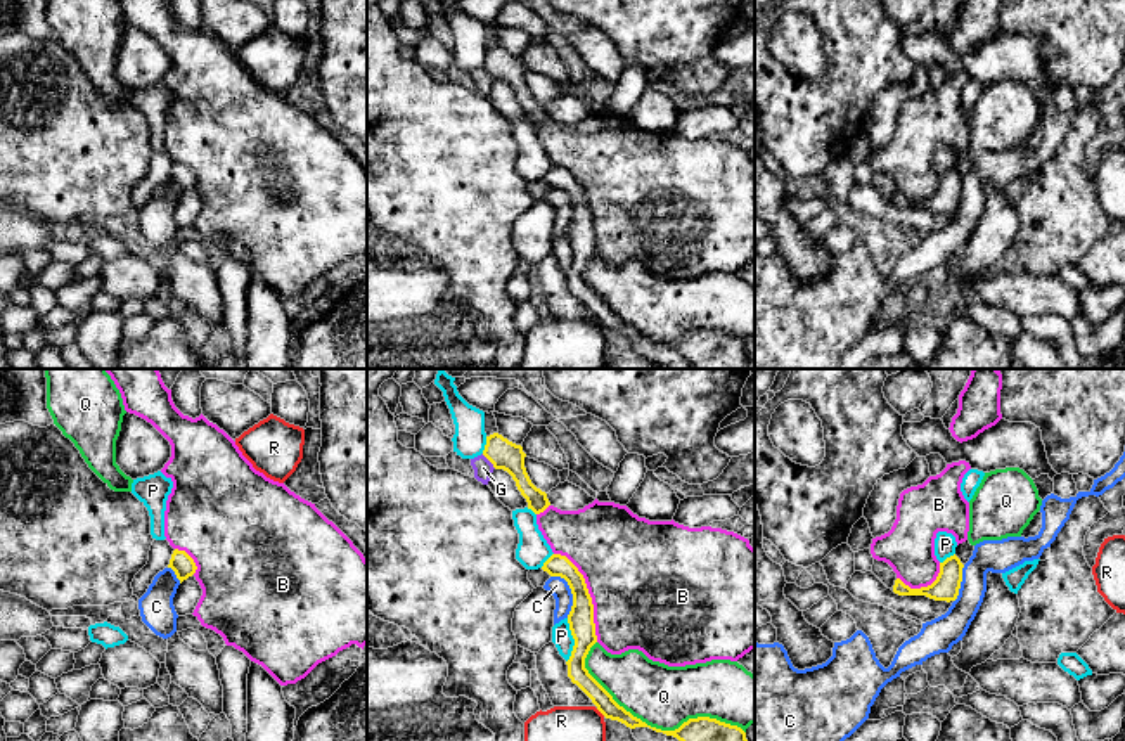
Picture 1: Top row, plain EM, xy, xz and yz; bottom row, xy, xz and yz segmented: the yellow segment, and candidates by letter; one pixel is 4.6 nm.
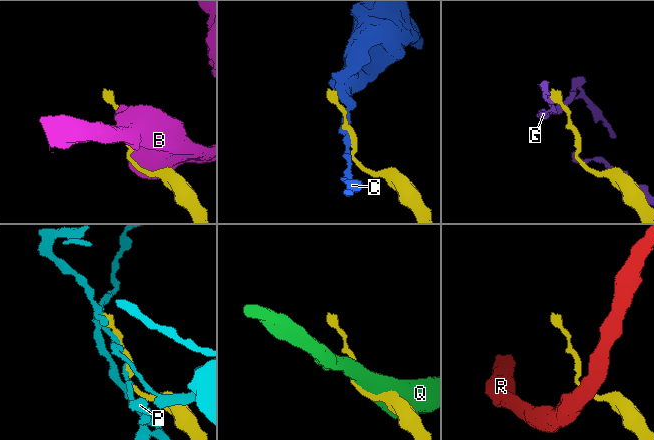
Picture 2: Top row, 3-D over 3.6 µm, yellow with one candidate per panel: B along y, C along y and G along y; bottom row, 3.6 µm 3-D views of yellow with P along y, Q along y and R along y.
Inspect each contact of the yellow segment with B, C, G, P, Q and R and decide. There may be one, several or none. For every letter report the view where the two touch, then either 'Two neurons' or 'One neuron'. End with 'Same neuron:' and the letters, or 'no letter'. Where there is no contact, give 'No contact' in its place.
B: Touches yellow in xz. Two neurons
C: Touches yellow in xz. Two neurons
G: Touches yellow in xz. Two neurons
P: Touches yellow in xz. Two neurons
Q: Touches yellow in xz. Two neurons
R: Touches yellow in xz. Two neurons
Same neuron: no letter

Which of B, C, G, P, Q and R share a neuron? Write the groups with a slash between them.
B / C / G / P / Q / R

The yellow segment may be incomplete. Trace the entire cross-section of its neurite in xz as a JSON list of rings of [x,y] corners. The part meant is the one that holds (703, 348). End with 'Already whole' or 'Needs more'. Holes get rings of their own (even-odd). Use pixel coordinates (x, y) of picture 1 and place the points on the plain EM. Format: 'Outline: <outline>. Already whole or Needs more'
Outline: [[[552,166],[543,175],[542,182],[547,184],[550,189],[564,190],[568,194],[569,201],[571,201],[573,218],[571,218],[571,223],[568,227],[568,235],[569,235],[571,248],[575,251],[575,258],[573,258],[569,272],[566,274],[566,277],[568,277],[568,289],[571,291],[573,296],[576,296],[592,312],[592,315],[597,319],[597,322],[606,331],[618,332],[618,334],[625,336],[630,341],[649,339],[649,341],[652,341],[656,345],[663,345],[666,348],[673,348],[673,350],[677,350],[678,353],[682,353],[689,360],[692,369],[751,369],[749,357],[748,357],[748,351],[746,351],[746,345],[741,339],[737,339],[737,338],[730,338],[730,336],[725,336],[725,334],[720,334],[720,332],[710,331],[710,329],[698,329],[698,331],[689,331],[687,334],[684,334],[675,343],[661,343],[661,341],[647,338],[646,334],[642,334],[640,331],[637,331],[630,324],[627,324],[623,319],[620,319],[613,312],[613,308],[585,280],[585,270],[587,270],[590,260],[597,255],[597,248],[595,248],[595,235],[594,235],[594,216],[592,216],[592,209],[588,206],[588,201],[587,201],[583,187],[578,184],[578,180],[566,168],[561,168],[561,166]]]. Already whole

